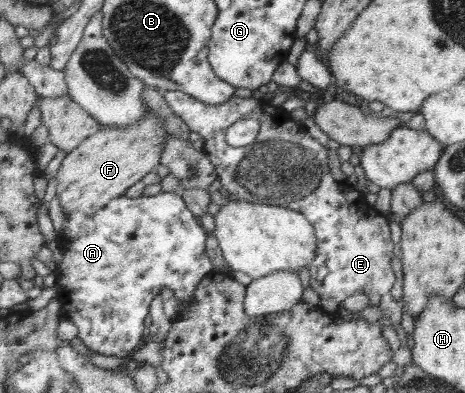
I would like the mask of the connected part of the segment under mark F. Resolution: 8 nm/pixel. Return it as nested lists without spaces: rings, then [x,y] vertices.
[[[152,111],[140,125],[103,125],[77,149],[67,153],[54,178],[63,212],[94,215],[110,201],[124,196],[131,186],[160,166],[163,134],[161,119]]]

